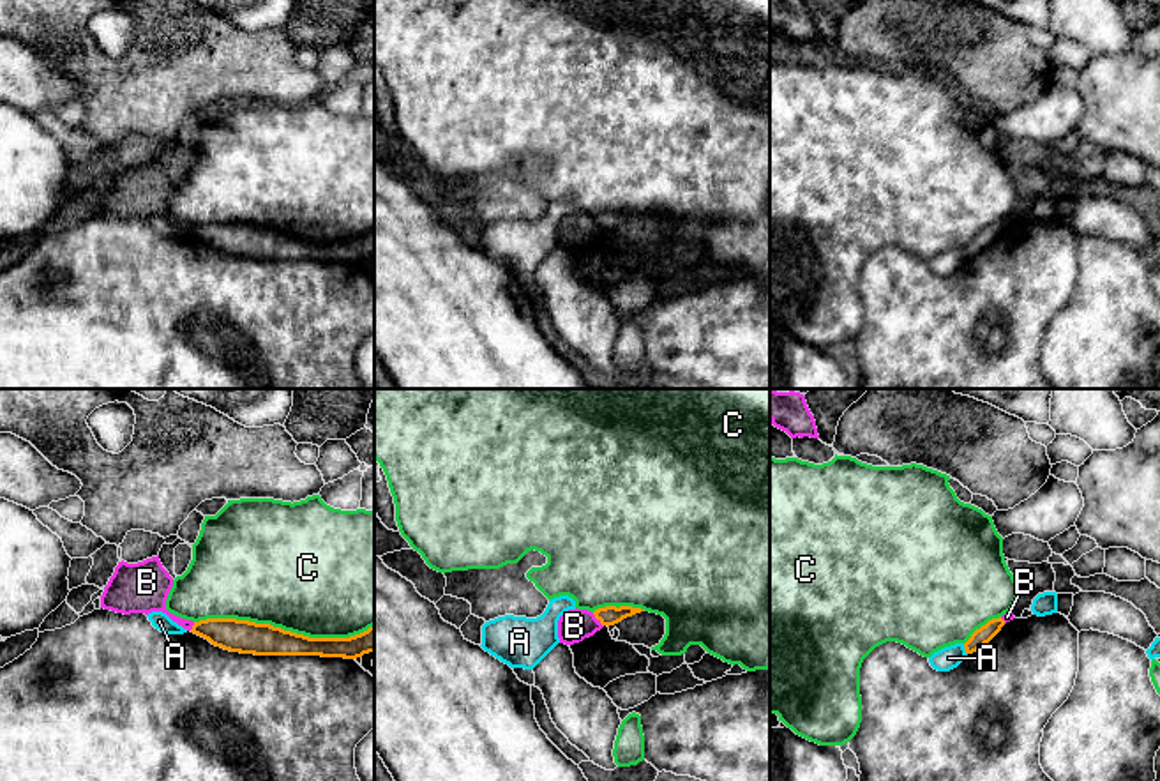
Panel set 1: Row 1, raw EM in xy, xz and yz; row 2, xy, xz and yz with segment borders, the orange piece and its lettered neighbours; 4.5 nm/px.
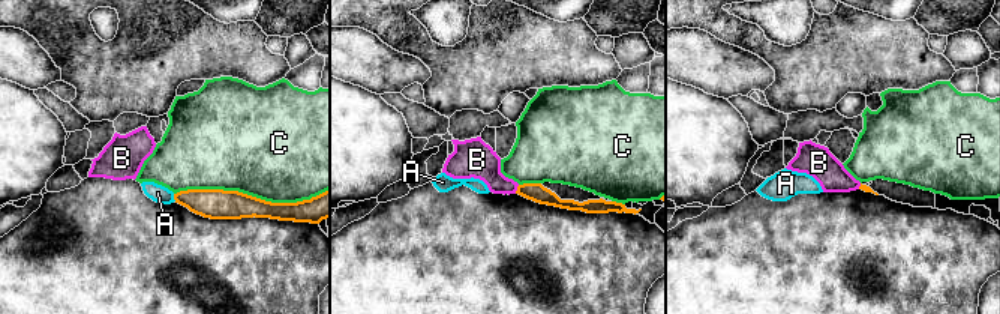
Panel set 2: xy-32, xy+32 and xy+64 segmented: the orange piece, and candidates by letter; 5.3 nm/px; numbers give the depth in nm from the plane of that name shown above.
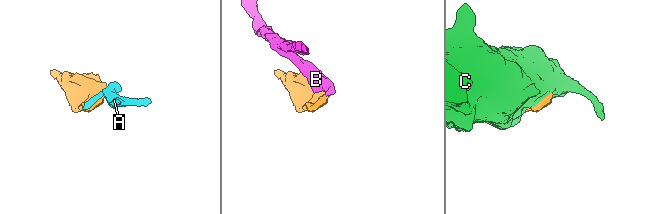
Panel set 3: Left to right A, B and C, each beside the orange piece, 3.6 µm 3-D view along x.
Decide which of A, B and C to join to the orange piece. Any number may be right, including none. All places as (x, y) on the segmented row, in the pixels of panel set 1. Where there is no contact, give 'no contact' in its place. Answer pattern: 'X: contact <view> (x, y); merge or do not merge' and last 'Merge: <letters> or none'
A: contact yz (964, 647); do not merge
B: contact xz (597, 619); do not merge
C: contact xy (283, 629); do not merge
Merge: none

